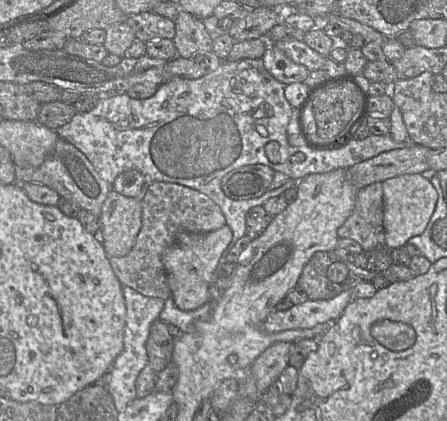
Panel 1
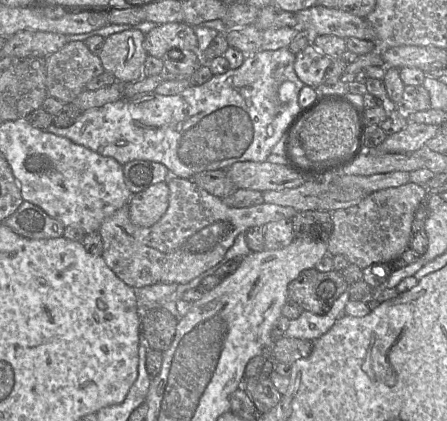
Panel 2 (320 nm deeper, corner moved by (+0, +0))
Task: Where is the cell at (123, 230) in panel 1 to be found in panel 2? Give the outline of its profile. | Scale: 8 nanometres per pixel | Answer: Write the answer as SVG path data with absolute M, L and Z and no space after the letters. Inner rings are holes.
M167 181L151 185L132 195L128 202L130 220L138 227L151 227L162 218L168 205L169 187Z

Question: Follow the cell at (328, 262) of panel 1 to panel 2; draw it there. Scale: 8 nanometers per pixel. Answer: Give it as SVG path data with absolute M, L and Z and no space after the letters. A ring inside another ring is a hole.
M309 268L289 283L288 300L297 303L303 310L323 315L348 288L349 284L340 271L320 272Z

